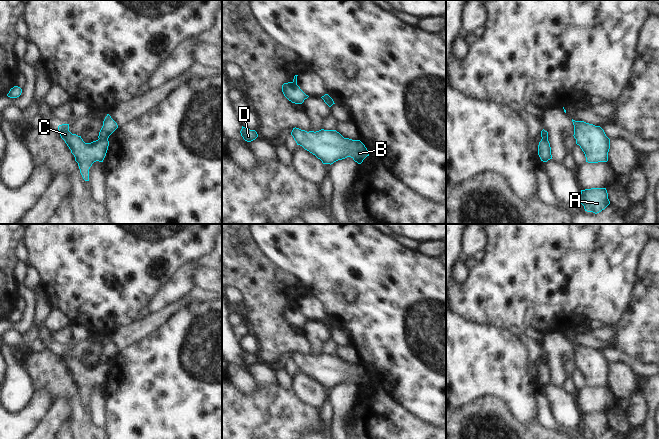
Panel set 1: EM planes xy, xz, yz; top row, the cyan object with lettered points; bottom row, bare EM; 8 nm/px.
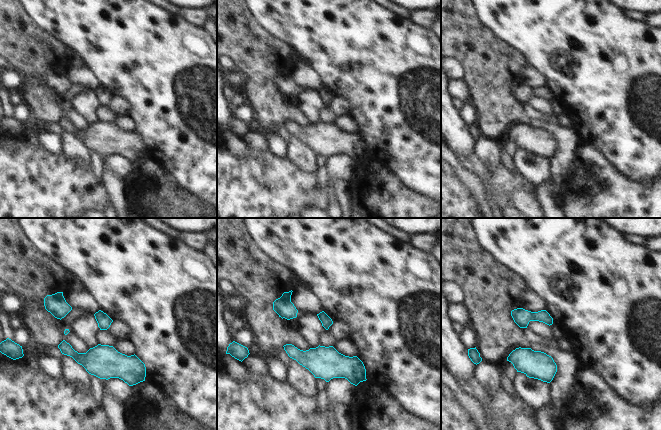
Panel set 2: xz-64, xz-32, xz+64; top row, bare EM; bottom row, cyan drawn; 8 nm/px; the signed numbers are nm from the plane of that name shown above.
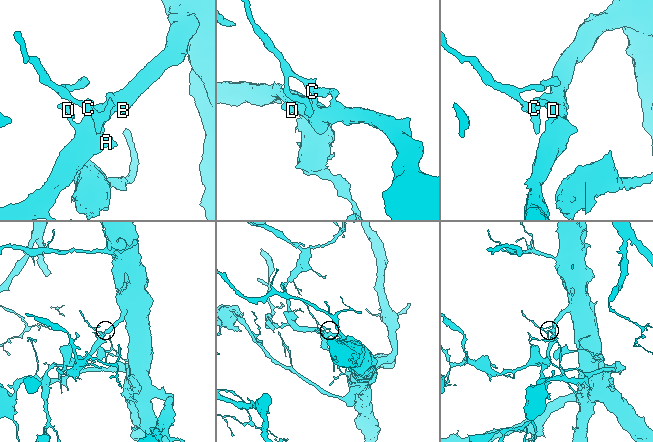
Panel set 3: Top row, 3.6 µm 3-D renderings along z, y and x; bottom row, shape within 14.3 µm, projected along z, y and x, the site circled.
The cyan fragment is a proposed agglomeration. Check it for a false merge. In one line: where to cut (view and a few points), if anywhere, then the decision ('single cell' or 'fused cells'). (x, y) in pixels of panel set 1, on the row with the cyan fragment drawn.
cut in xy along (99, 138), (107, 140); fused cells

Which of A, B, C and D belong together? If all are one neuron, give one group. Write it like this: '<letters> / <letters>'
A B D / C

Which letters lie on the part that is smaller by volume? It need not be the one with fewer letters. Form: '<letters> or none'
C

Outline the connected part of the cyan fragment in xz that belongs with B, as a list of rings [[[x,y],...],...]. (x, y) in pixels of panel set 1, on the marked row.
[[[293,128],[291,135],[297,145],[315,155],[323,164],[333,164],[351,157],[361,164],[369,156],[368,150],[360,140],[344,138],[336,130],[305,131]]]

